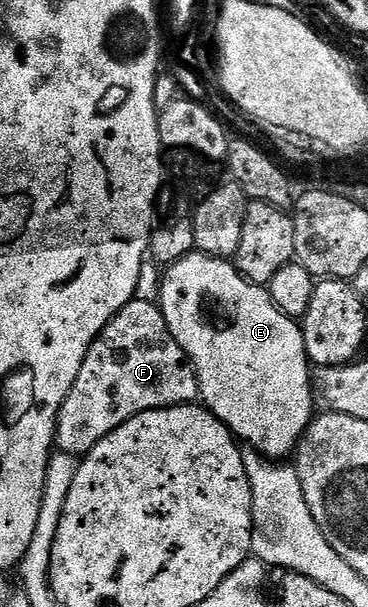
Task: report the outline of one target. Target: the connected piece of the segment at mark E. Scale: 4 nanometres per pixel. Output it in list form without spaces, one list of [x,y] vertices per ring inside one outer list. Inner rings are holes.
[[[195,249],[185,255],[180,261],[169,264],[161,276],[160,306],[163,317],[167,322],[172,337],[179,343],[191,365],[195,369],[196,377],[199,378],[199,389],[201,391],[201,402],[209,407],[212,414],[228,428],[243,444],[251,443],[258,451],[271,455],[271,460],[282,461],[286,454],[293,452],[299,446],[300,440],[306,434],[306,428],[312,422],[310,415],[310,375],[311,364],[306,356],[306,336],[302,334],[301,326],[295,320],[289,319],[279,307],[274,304],[274,299],[265,286],[252,283],[245,279],[238,271],[233,262],[225,259],[217,259],[215,255],[204,255]]]

